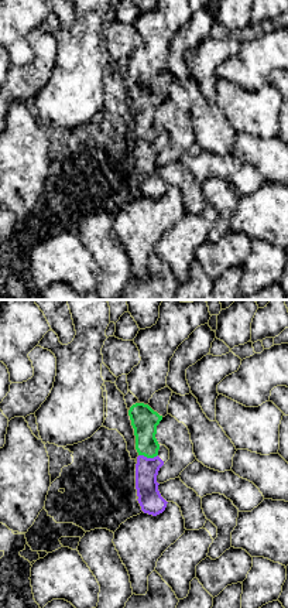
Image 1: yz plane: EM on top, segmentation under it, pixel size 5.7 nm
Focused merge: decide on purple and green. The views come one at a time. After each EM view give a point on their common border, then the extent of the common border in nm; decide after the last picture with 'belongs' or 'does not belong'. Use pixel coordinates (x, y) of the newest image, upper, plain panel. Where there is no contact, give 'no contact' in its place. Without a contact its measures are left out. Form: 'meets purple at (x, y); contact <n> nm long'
meets purple at (148, 142); contact 110 nm long

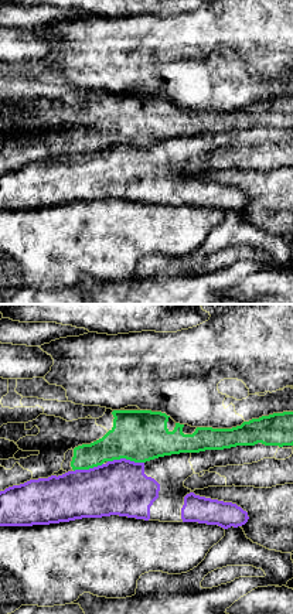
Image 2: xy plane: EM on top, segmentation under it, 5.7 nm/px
meets purple at (125, 142); contact 200 nm long

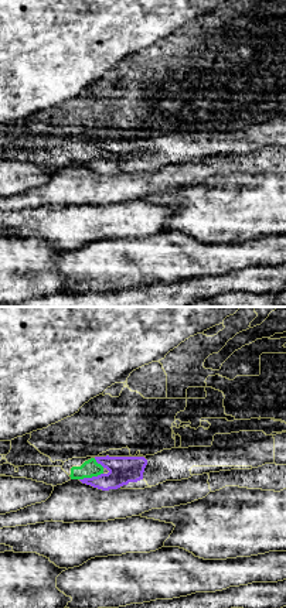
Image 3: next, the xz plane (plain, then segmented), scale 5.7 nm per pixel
meets purple at (92, 160); contact 140 nm long

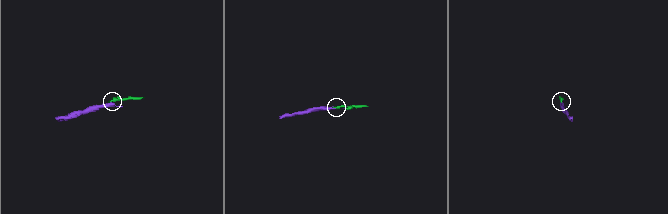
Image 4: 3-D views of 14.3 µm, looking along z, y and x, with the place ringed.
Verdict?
does not belong

